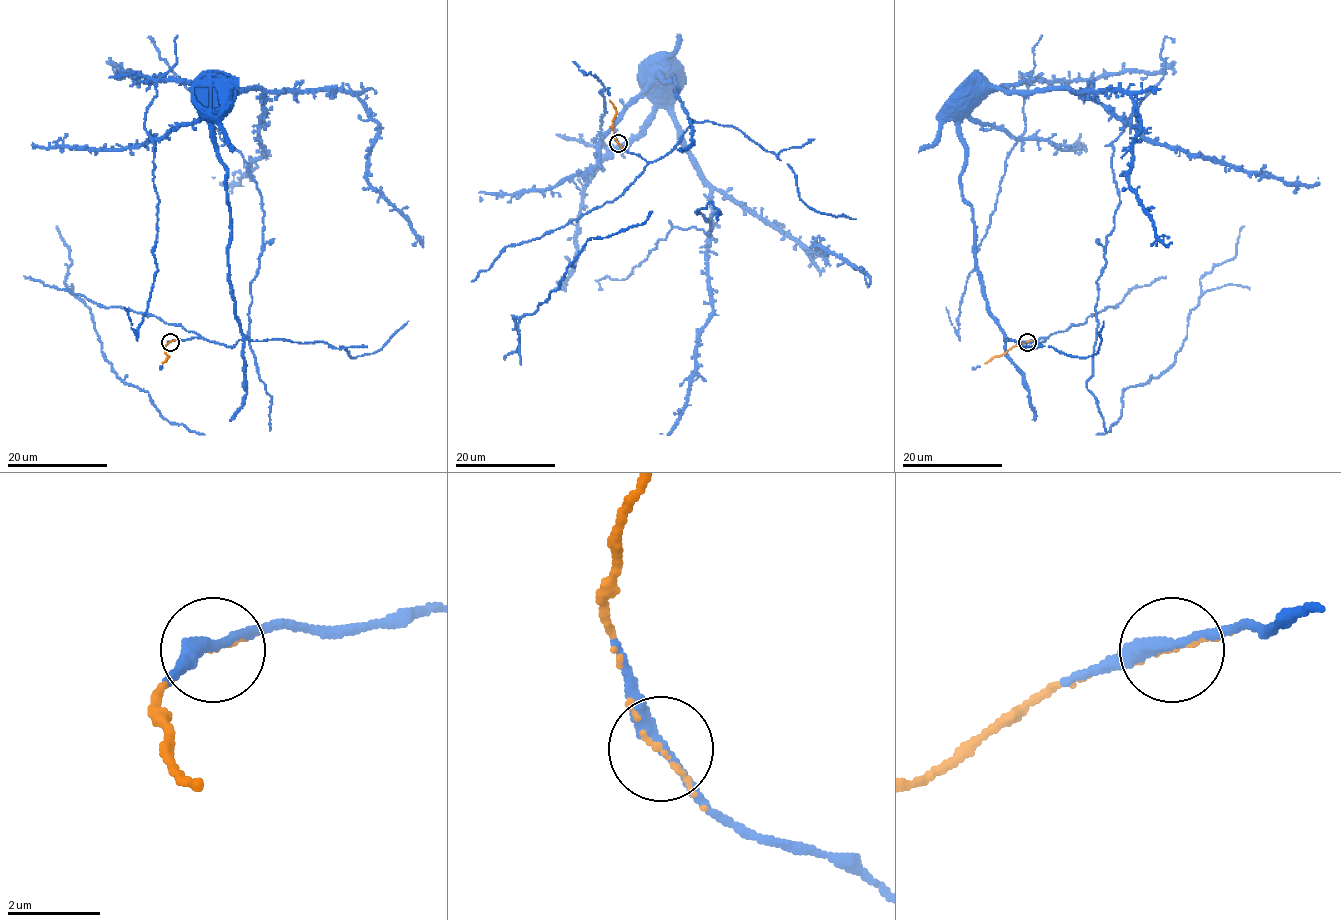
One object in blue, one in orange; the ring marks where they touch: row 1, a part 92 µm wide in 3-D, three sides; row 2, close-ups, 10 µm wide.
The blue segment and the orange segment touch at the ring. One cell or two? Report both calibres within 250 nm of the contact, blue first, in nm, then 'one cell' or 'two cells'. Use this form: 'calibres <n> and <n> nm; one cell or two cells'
calibres 280 and 100 nm; one cell

